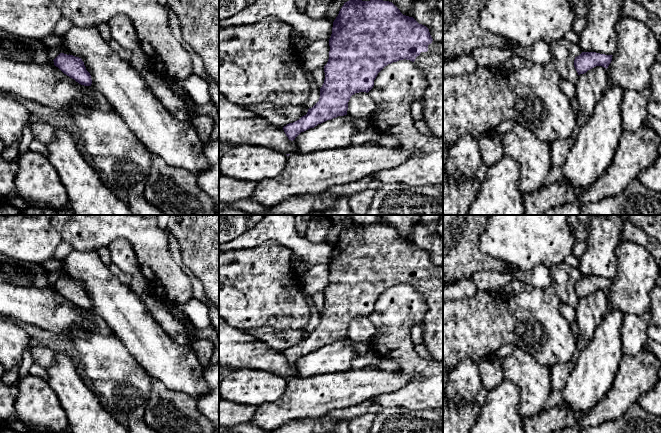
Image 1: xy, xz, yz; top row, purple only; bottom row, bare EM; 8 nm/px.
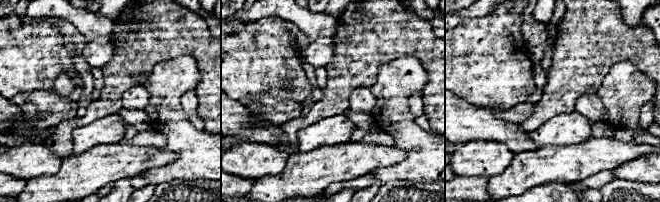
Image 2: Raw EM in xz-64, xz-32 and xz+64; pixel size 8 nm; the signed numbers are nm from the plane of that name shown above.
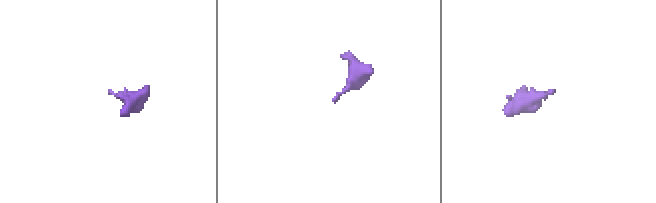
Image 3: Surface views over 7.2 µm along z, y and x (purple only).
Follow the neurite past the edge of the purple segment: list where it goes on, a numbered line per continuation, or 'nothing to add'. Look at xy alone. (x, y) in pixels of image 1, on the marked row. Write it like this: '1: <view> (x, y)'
nothing to add

